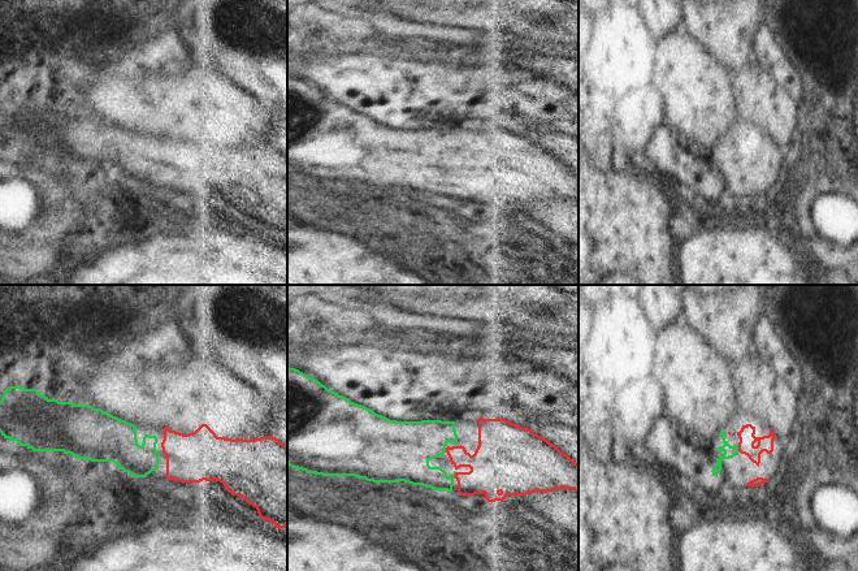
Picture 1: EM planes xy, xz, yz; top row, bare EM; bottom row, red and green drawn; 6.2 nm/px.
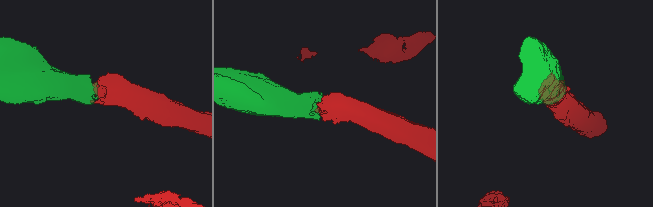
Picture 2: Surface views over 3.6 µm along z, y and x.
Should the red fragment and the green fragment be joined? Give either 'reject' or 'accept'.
accept

